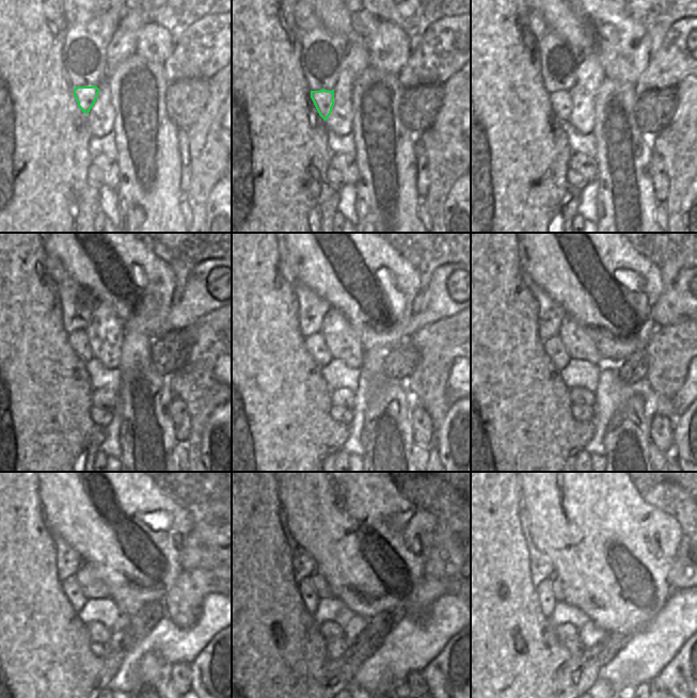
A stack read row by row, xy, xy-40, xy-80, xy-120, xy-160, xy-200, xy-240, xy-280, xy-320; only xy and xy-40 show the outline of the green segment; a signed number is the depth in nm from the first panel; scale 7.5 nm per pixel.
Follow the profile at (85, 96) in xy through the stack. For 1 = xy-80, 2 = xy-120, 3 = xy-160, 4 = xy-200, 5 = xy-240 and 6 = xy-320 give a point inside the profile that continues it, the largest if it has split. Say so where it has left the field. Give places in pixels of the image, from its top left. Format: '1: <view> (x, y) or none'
1: xy-80 (561, 104)
2: xy-120 (78, 340)
3: xy-160 (315, 344)
4: xy-200 (553, 346)
5: xy-240 (70, 587)
6: xy-320 (548, 600)

